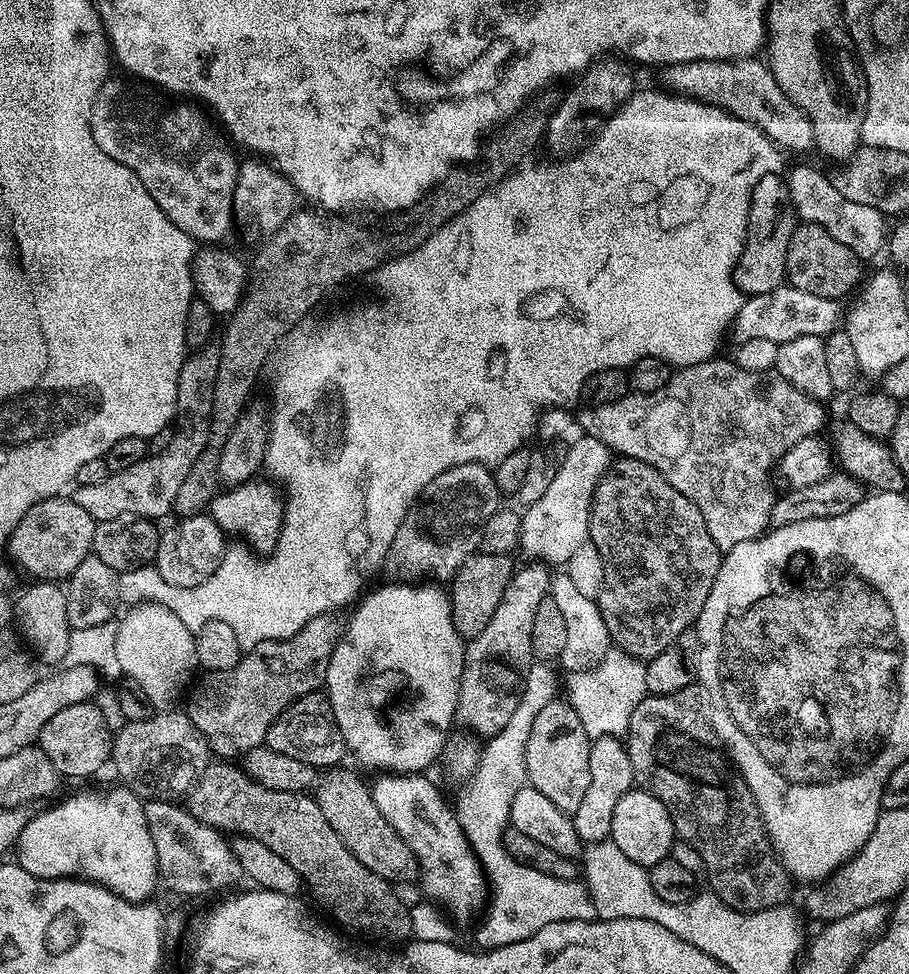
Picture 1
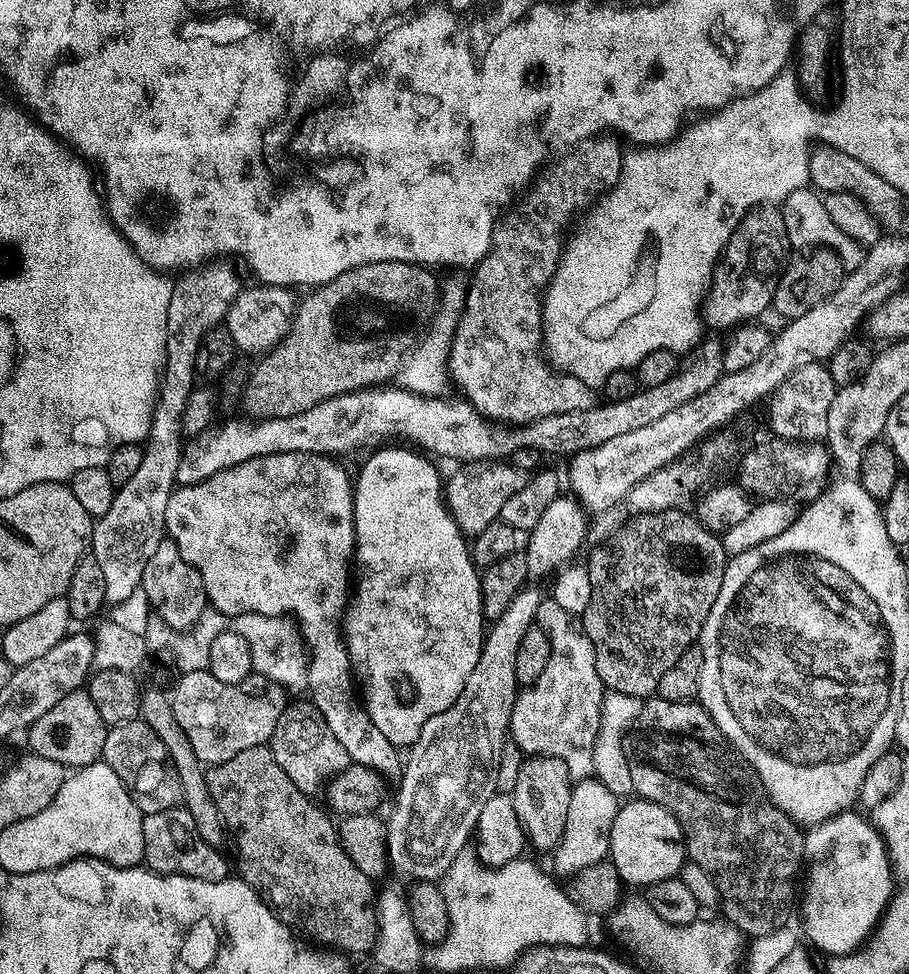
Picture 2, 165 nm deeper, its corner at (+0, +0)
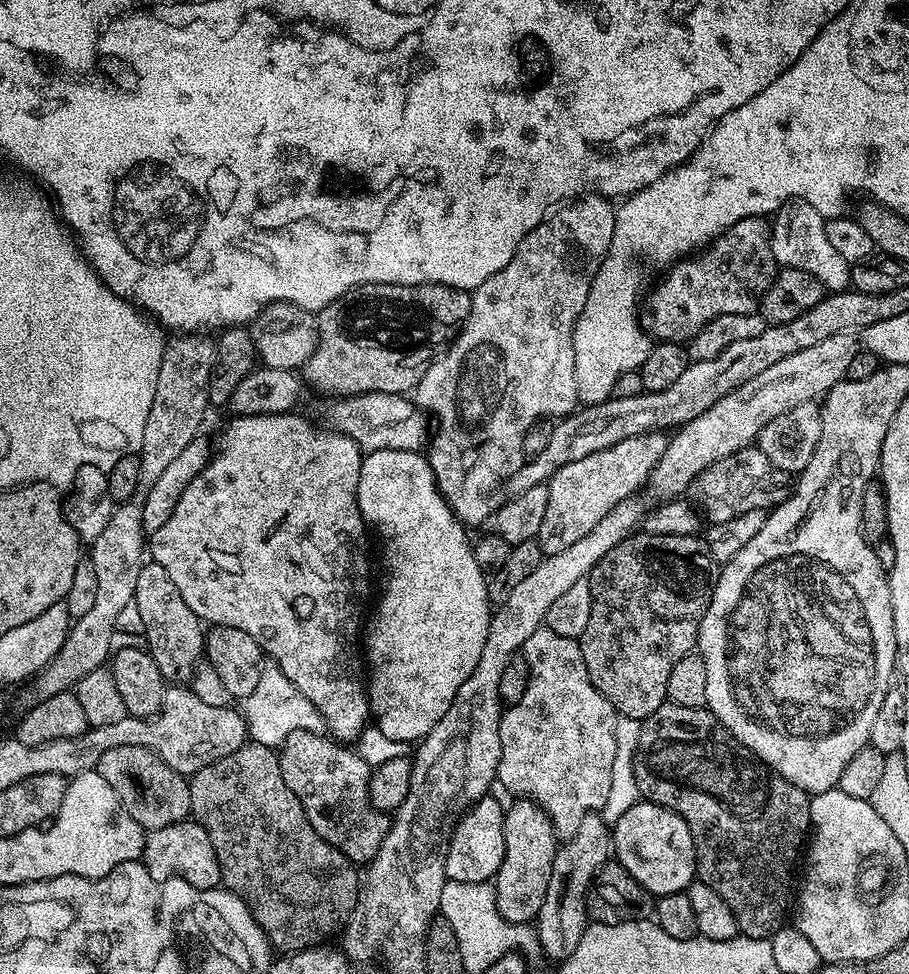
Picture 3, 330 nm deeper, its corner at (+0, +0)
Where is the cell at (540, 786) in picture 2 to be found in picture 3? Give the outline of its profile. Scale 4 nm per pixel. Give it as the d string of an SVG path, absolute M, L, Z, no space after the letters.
M520 798L507 805L504 814L504 857L494 877L496 905L504 920L511 924L535 921L546 898L546 886L550 886L550 870L554 866L557 847L557 834L539 804Z

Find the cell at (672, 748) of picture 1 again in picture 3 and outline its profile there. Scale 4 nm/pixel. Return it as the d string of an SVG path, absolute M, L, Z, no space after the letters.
M665 702L661 708L654 710L654 714L650 714L642 721L641 740L638 742L633 768L634 778L637 779L641 797L647 803L660 804L663 808L676 812L686 822L686 826L692 835L692 841L696 843L696 874L699 883L710 886L710 890L718 890L718 894L722 894L726 906L730 906L730 910L738 922L740 932L745 936L752 936L755 940L766 940L771 938L779 928L785 927L786 920L784 920L784 915L788 912L788 899L791 901L794 896L792 871L796 868L796 859L798 861L801 859L802 849L805 847L806 837L811 829L812 796L807 792L803 792L798 786L794 786L786 778L777 775L771 777L772 796L768 796L769 773L766 771L765 765L757 760L754 753L745 744L738 742L738 738L734 738L730 734L730 730L722 727L720 719L712 712L709 712L707 707L691 708L690 706L678 706L671 702Z

